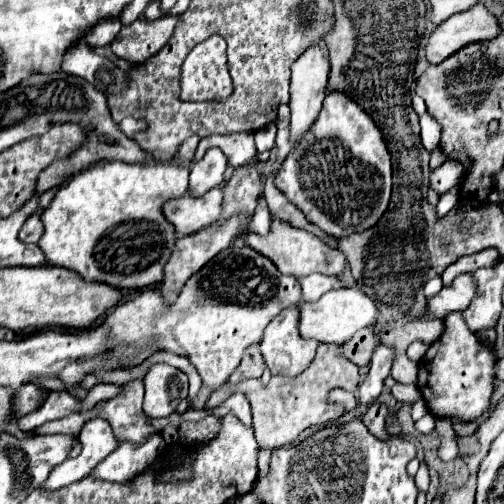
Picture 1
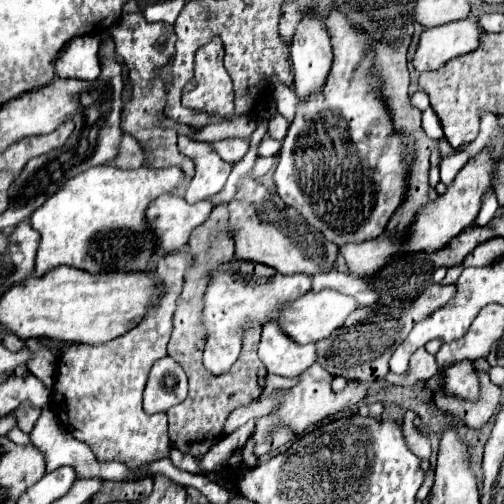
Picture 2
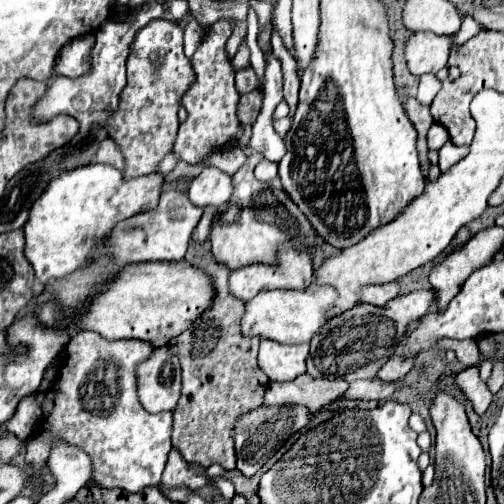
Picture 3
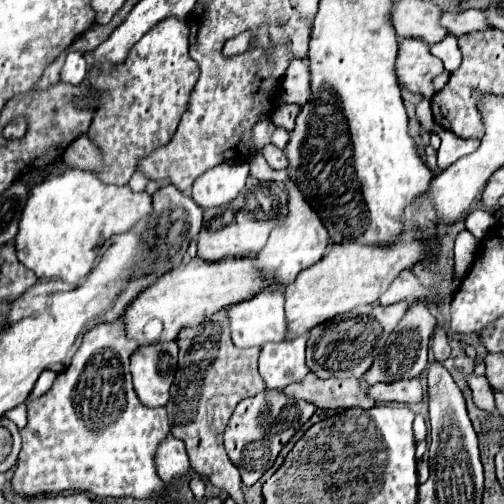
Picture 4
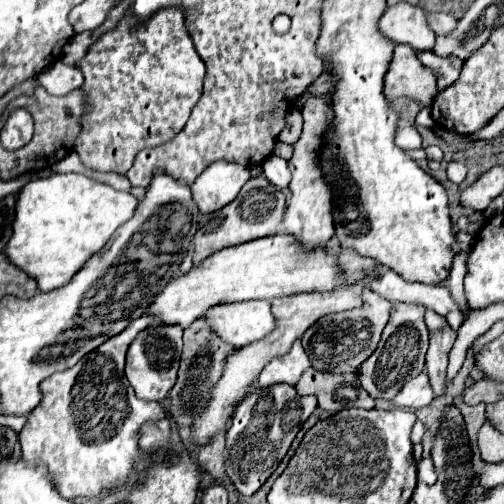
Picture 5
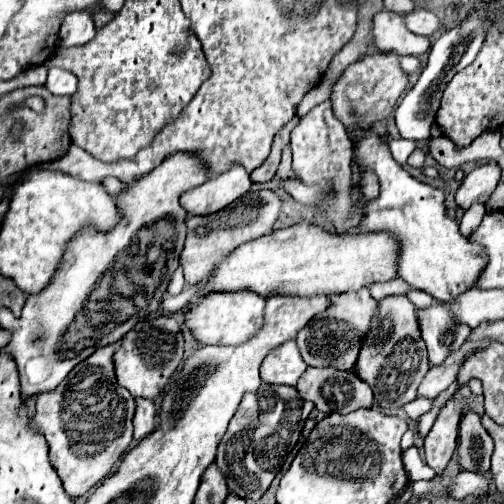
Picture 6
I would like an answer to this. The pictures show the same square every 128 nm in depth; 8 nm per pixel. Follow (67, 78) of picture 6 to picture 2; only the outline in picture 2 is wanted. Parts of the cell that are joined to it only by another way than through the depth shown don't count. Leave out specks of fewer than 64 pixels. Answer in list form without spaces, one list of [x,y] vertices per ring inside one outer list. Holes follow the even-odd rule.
[[[78,36],[70,40],[56,60],[56,76],[60,78],[80,78],[80,80],[96,80],[100,76],[100,60],[98,60],[98,36]]]

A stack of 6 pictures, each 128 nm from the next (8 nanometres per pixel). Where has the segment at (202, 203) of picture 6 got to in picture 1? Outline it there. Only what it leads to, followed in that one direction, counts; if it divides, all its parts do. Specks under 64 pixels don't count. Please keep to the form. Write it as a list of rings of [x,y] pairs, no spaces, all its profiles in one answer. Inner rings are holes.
[[[220,148],[206,150],[204,158],[198,160],[190,170],[190,194],[196,198],[216,186],[224,186],[226,168],[228,158]]]

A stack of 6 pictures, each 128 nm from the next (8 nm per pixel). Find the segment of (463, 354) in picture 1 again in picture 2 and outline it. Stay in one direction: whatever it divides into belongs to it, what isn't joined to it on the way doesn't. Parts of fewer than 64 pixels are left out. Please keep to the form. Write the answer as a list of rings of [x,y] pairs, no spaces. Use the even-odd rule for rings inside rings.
[[[458,362],[450,368],[444,370],[446,372],[446,380],[444,380],[444,388],[450,394],[456,394],[464,400],[476,400],[480,386],[478,386],[478,378],[474,374],[474,366],[472,362]]]

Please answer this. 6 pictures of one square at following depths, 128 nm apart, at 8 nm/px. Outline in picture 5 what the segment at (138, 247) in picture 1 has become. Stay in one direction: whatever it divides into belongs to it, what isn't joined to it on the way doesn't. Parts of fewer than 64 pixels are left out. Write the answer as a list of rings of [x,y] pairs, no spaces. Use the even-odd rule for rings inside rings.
[[[68,172],[30,180],[18,192],[14,232],[4,256],[36,280],[40,292],[50,292],[66,284],[92,254],[100,252],[116,228],[132,218],[136,206],[138,200],[132,194],[114,190],[86,174]]]

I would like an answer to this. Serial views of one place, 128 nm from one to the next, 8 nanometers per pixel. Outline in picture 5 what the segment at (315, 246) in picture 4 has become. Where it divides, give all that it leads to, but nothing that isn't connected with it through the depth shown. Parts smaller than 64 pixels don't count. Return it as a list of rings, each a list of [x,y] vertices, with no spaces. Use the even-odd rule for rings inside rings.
[[[306,94],[306,106],[302,110],[304,116],[304,128],[294,144],[294,156],[288,160],[290,172],[292,172],[292,200],[284,214],[284,230],[298,238],[306,248],[324,246],[334,236],[334,220],[332,220],[332,188],[324,184],[324,172],[320,172],[320,164],[316,164],[316,152],[320,152],[324,144],[324,128],[328,128],[328,104],[312,94]]]

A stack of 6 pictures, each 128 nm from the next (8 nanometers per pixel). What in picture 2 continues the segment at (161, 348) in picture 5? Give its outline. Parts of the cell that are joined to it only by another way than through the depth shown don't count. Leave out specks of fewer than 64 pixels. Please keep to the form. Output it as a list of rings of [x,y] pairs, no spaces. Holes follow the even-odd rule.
[[[164,356],[150,370],[144,390],[144,412],[156,414],[180,404],[188,394],[188,380],[176,360]]]

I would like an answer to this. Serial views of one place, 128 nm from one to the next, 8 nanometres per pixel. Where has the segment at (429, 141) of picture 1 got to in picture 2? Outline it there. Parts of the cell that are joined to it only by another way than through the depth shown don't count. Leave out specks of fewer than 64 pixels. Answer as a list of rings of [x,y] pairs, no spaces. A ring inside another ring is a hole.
[[[432,108],[424,110],[424,116],[422,116],[422,128],[424,128],[424,132],[426,132],[432,140],[440,140],[440,138],[444,138],[440,120],[438,120],[438,116],[436,116],[436,112],[434,112]]]

